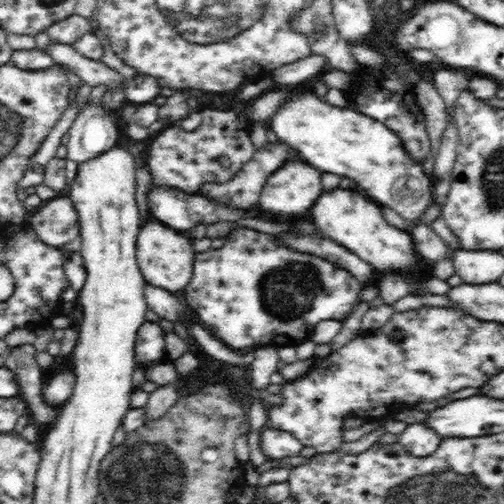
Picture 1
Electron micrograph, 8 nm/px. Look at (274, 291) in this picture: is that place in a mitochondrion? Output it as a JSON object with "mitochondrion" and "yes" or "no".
{"mitochondrion":"yes"}

